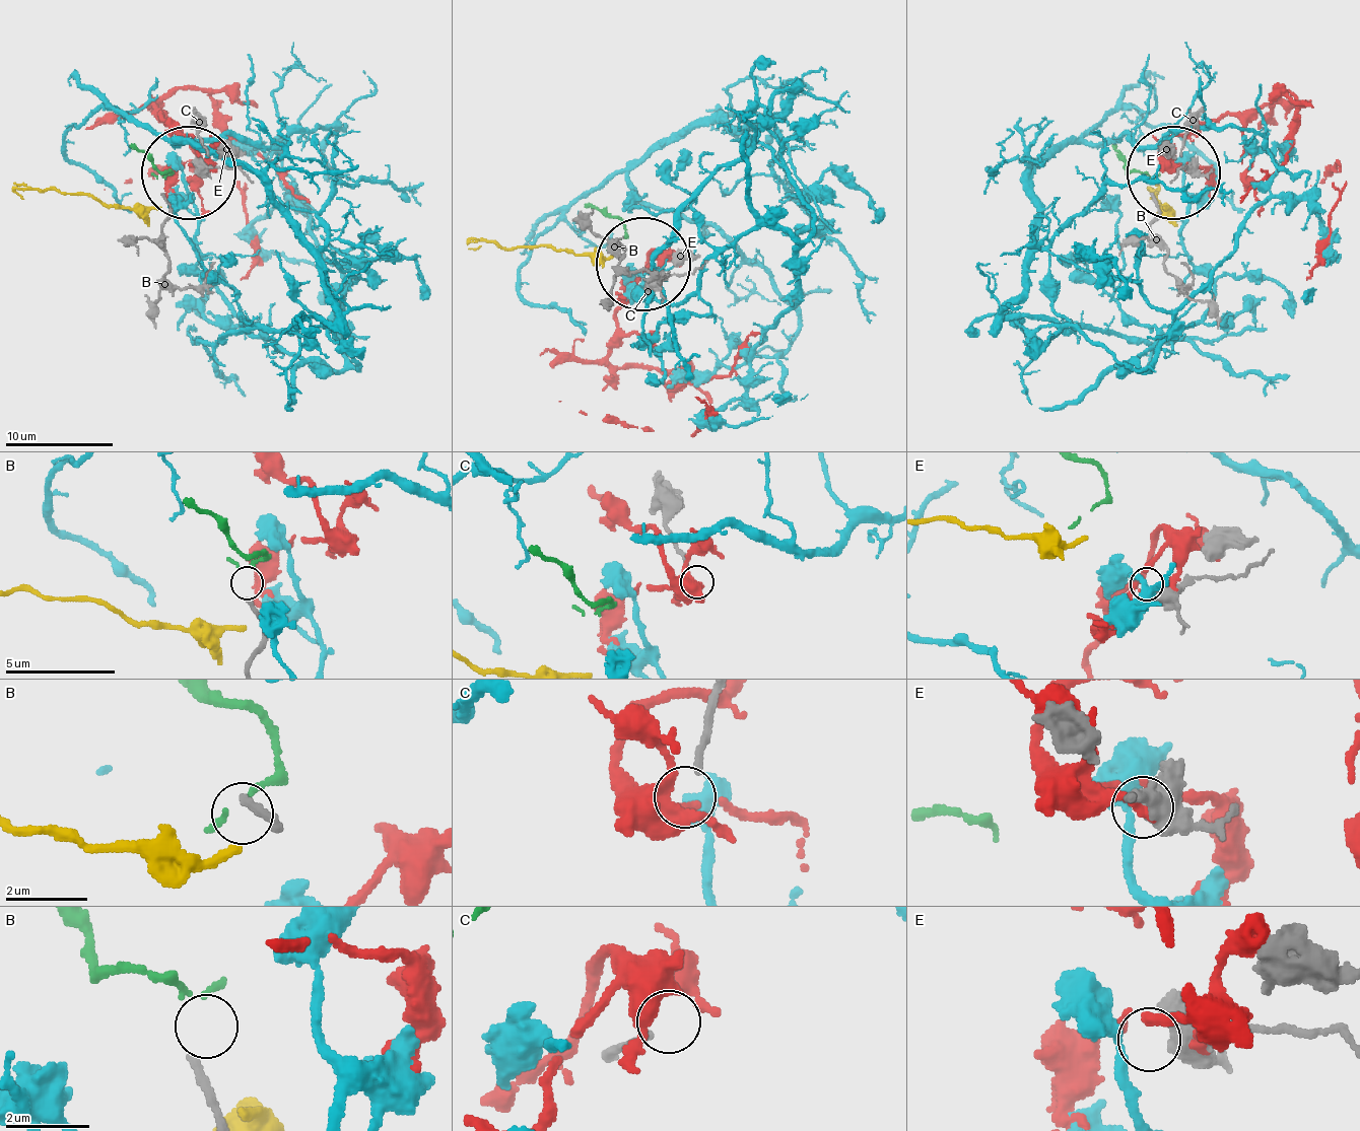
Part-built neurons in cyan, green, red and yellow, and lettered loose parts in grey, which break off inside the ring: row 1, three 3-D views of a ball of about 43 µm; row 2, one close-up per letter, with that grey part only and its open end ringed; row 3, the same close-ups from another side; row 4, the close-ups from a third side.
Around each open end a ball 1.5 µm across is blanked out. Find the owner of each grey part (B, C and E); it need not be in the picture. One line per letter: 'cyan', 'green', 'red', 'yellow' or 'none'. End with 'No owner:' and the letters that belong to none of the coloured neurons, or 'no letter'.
B: none
C: none
E: cyan
No owner: B, C

